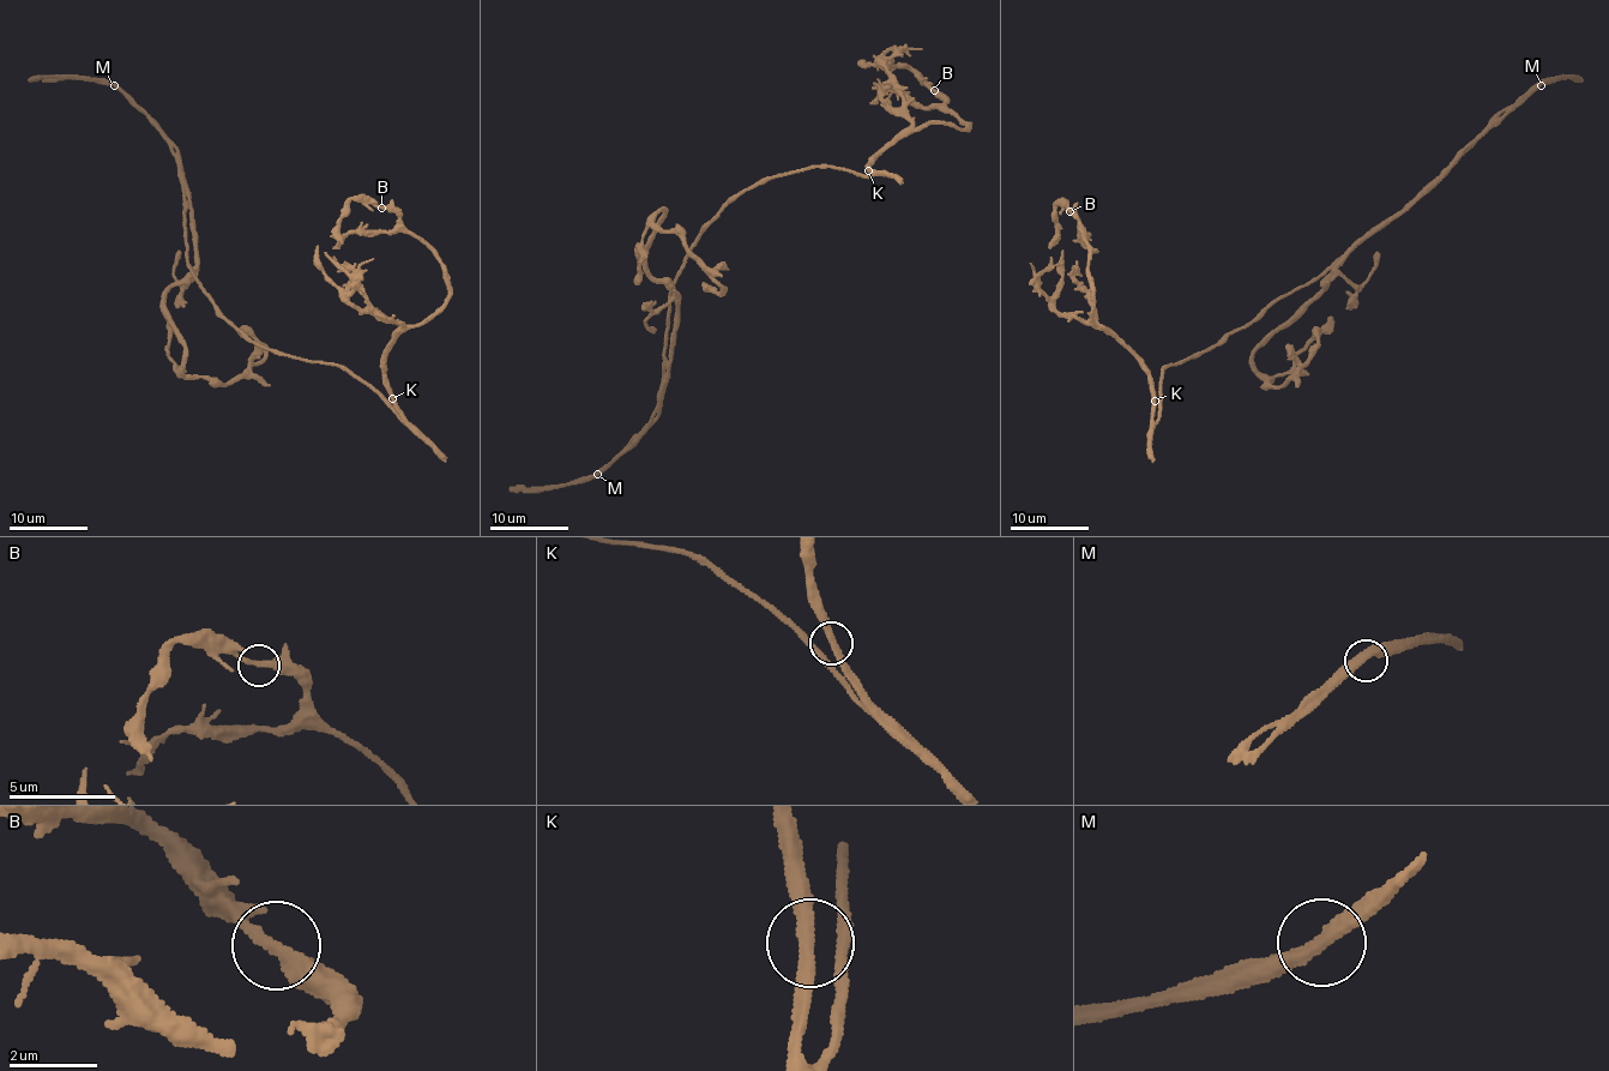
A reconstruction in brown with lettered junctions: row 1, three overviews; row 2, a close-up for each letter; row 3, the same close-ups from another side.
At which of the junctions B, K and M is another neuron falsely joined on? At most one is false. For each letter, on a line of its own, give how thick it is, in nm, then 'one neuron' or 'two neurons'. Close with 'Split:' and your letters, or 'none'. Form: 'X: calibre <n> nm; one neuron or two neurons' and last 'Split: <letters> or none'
B: calibre 320 nm; one neuron
K: calibre 320 nm; one neuron
M: calibre 320 nm; two neurons
Split: M

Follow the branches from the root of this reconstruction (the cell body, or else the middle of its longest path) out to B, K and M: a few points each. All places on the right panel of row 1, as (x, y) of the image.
B: (1206, 349), (1162, 367), (1153, 421), (1149, 368), (1094, 325), (1092, 250), (1070, 211)
K: (1206, 349), (1162, 367), (1159, 416), (1153, 421), (1155, 401)
M: (1206, 349), (1325, 272), (1374, 229), (1394, 217), (1453, 158), (1541, 84)

